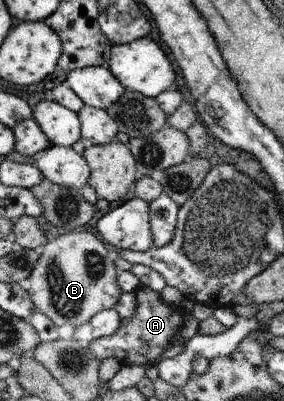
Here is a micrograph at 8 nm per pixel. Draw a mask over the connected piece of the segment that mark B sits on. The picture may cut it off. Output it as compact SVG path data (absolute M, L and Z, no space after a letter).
M81 229L47 242L25 285L36 311L48 316L57 327L68 324L78 328L98 312L116 306L123 293L117 282L118 271L101 238Z

